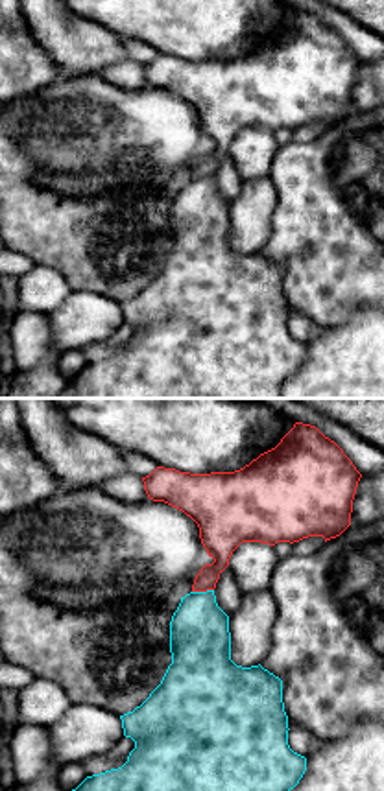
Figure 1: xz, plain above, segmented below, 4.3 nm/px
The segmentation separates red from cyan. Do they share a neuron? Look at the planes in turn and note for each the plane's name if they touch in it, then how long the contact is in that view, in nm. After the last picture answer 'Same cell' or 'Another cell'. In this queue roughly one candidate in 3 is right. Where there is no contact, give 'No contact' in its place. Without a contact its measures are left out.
Touches red in xz. Shared border 100 nm

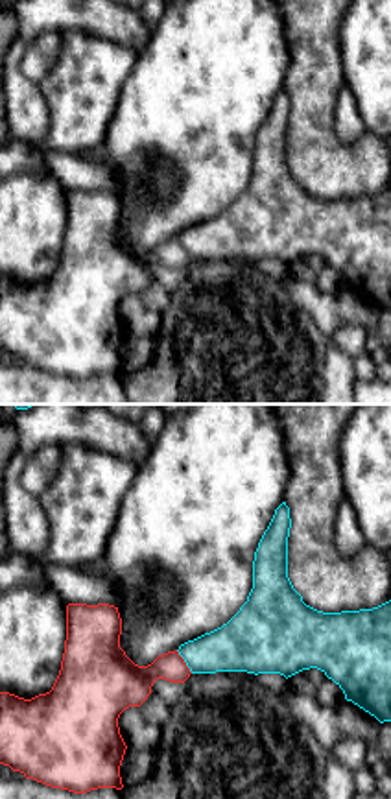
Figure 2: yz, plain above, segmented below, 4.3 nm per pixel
Touches red in yz. Shared border 130 nm

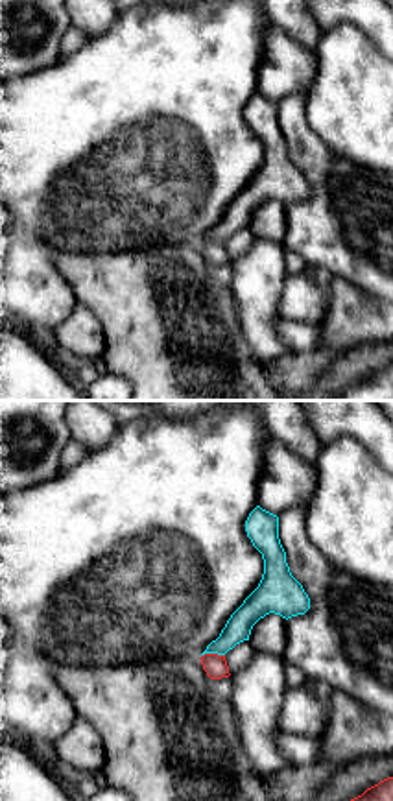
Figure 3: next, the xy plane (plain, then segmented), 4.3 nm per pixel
Touches red in xy. Shared border 110 nm

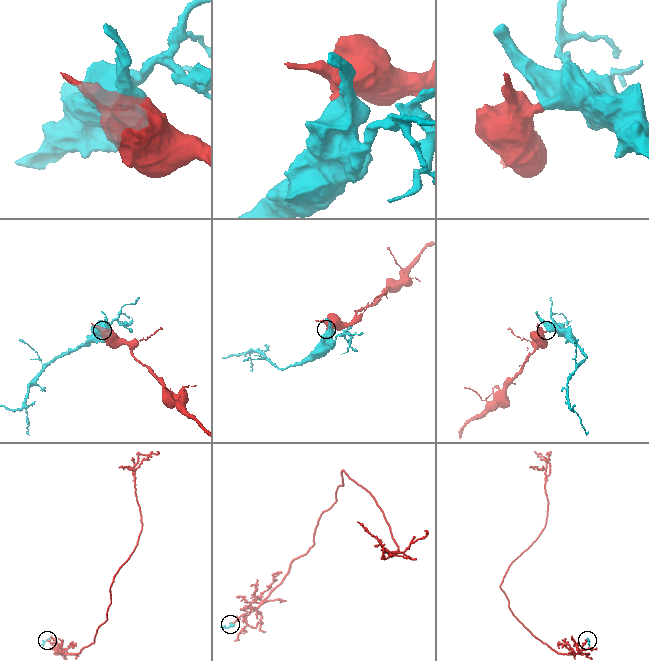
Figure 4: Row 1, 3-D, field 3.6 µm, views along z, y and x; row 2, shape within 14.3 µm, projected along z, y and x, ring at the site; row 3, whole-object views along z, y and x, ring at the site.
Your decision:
Another cell

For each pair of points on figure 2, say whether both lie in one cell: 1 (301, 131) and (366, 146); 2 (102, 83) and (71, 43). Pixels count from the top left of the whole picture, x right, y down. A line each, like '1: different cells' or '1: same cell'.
1: same cell
2: same cell

